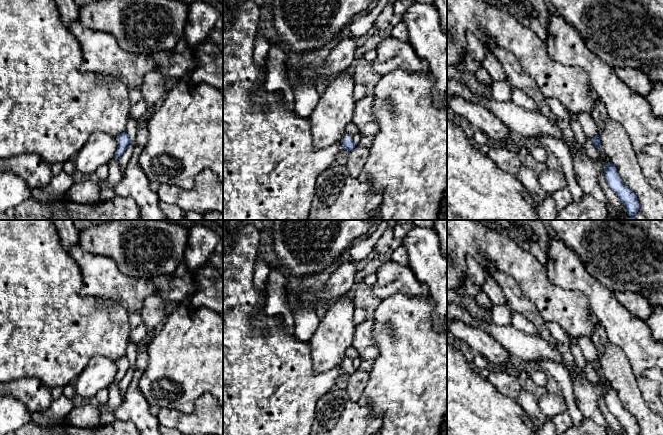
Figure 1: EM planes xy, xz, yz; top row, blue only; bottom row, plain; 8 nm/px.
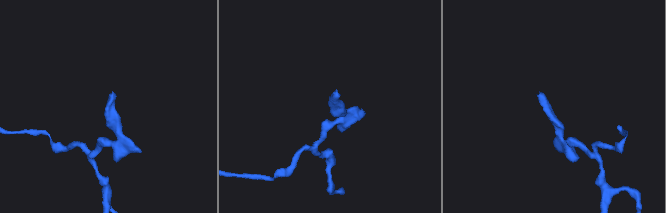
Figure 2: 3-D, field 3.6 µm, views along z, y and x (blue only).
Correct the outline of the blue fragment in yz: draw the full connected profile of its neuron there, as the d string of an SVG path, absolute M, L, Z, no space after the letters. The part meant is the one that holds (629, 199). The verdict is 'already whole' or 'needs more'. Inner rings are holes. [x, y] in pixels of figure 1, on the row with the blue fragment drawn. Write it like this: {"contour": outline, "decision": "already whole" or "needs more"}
{"contour": "M612 162L605 165L604 175L609 187L617 194L625 206L628 216L634 219L636 213L640 210L636 194L623 183Z", "decision": "already whole"}

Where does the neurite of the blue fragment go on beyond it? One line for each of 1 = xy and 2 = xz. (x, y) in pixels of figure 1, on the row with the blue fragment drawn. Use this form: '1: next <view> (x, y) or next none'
1: next none
2: next none

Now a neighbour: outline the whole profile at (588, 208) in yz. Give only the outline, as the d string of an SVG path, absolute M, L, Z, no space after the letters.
M583 195L580 202L572 202L559 211L556 220L608 220L609 211L605 204Z

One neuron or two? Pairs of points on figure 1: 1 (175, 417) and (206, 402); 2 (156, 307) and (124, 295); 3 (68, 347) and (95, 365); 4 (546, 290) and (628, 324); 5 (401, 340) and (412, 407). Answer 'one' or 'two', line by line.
1: one
2: two
3: two
4: two
5: one

